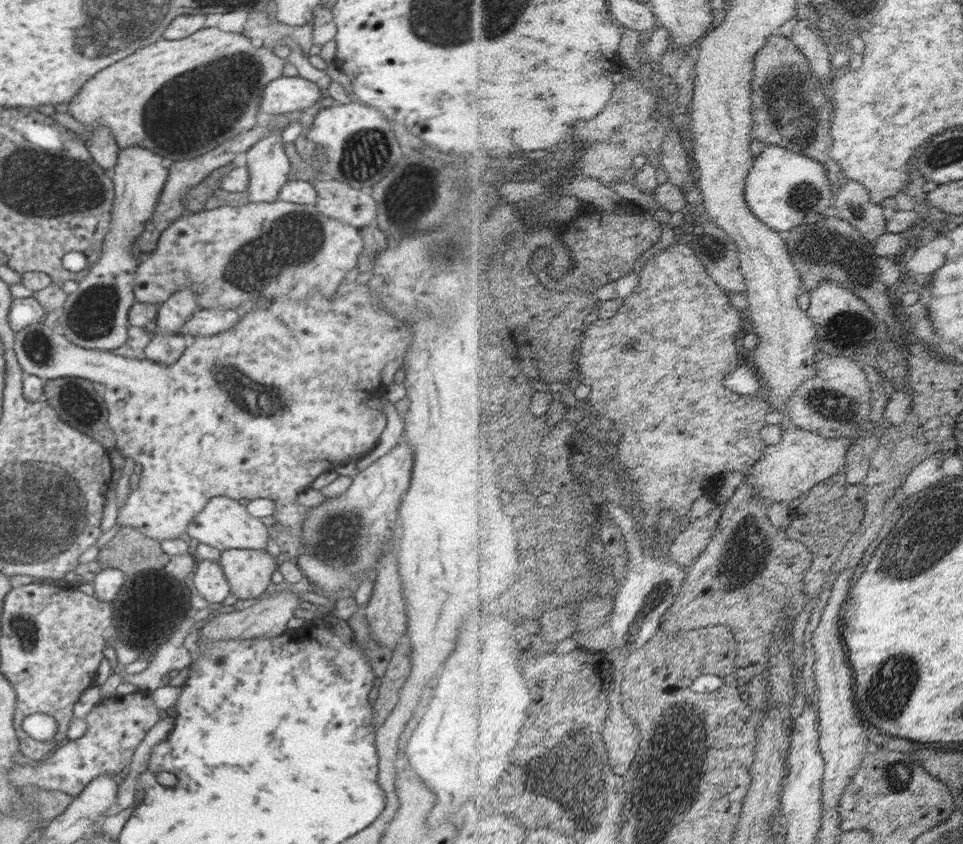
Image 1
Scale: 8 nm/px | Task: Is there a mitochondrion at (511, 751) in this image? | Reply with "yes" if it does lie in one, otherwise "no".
no

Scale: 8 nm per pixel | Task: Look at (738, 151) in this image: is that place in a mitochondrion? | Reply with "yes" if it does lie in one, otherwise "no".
no

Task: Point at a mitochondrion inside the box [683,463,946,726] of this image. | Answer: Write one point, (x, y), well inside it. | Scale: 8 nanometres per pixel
(890, 690)

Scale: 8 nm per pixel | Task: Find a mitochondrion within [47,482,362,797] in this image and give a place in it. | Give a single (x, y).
(338, 529)

